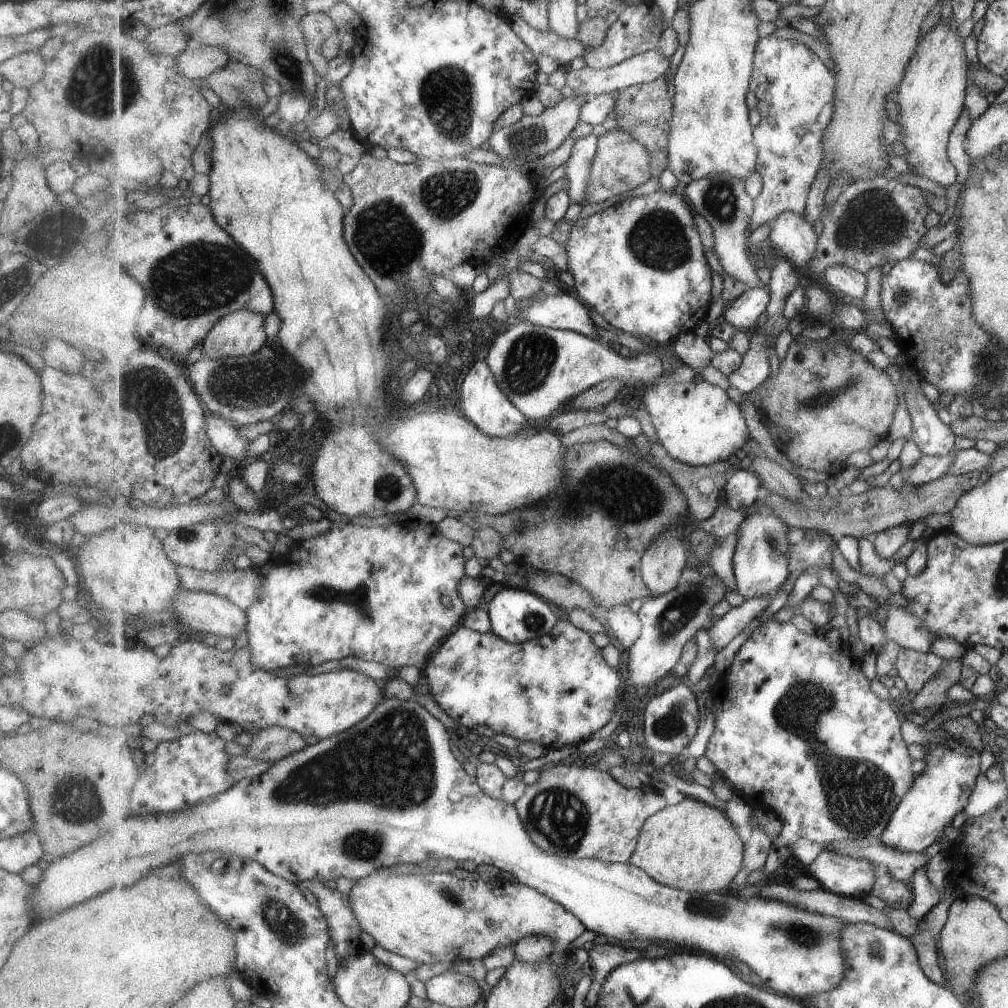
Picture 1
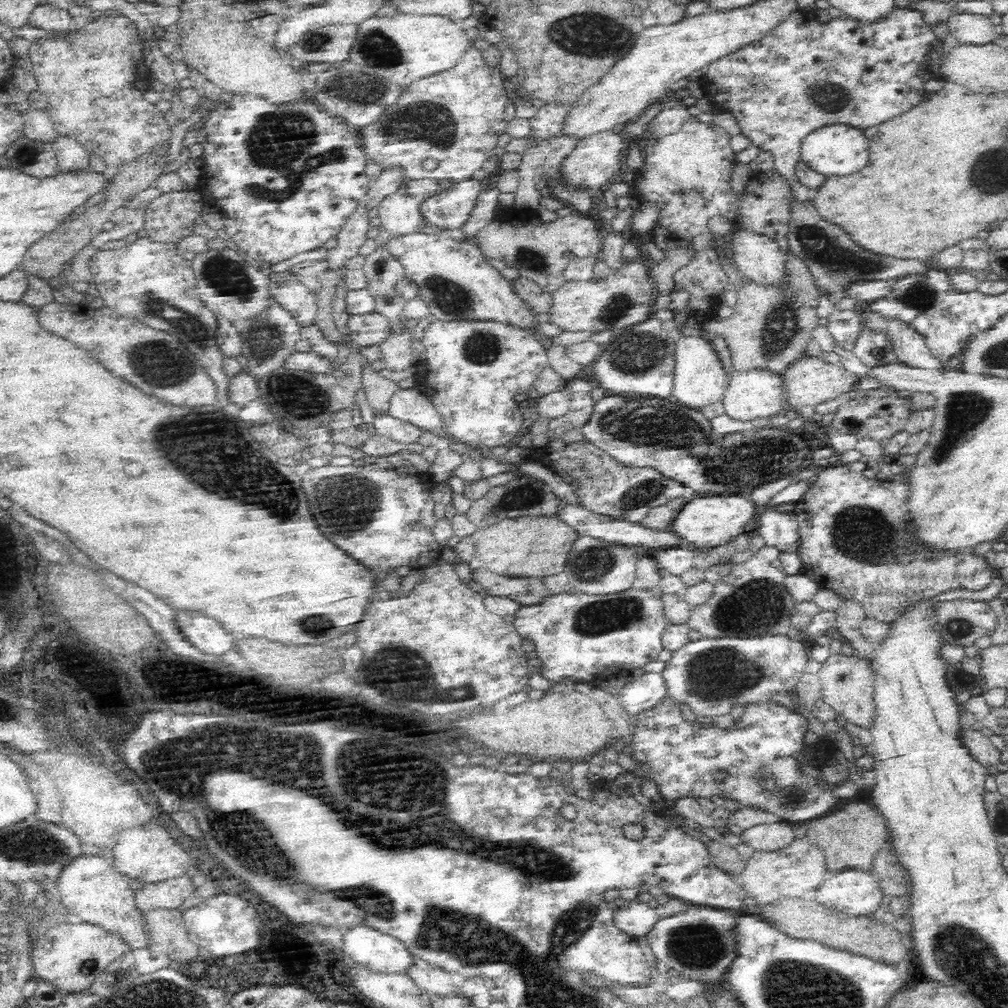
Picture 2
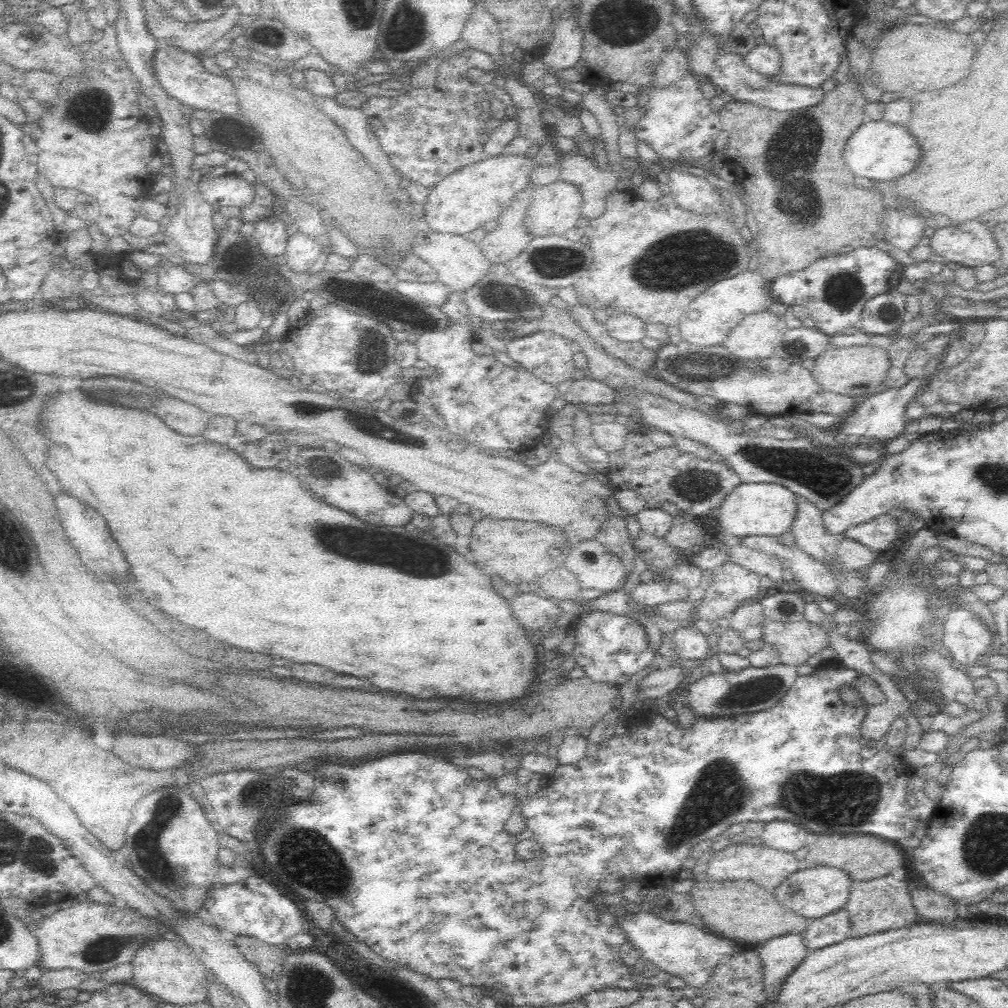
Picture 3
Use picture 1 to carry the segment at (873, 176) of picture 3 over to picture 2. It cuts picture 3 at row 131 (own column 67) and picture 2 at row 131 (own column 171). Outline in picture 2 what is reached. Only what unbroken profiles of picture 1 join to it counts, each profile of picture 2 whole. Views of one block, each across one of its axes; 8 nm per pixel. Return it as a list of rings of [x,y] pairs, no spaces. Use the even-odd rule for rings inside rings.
[[[831,124],[804,138],[801,146],[801,160],[804,161],[814,172],[824,176],[846,176],[852,172],[858,172],[868,164],[870,156],[870,144],[872,140],[866,138],[864,131],[846,124]]]

